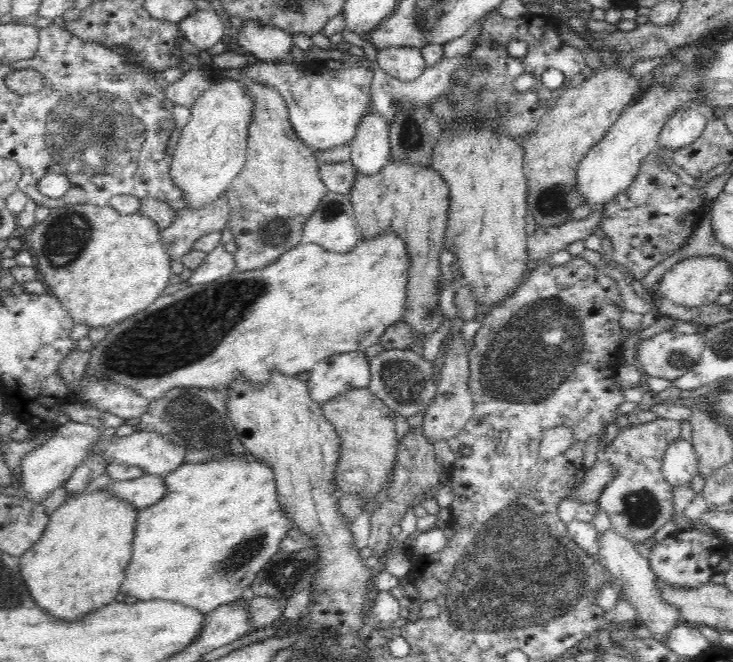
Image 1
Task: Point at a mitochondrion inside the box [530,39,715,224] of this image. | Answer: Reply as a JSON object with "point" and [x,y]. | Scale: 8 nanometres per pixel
{"point":[551,203]}

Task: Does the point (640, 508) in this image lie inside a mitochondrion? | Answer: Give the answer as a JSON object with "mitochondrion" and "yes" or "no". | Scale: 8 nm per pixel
{"mitochondrion":"yes"}

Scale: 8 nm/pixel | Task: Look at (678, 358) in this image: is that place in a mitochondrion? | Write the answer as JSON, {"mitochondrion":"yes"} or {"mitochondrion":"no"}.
{"mitochondrion":"yes"}

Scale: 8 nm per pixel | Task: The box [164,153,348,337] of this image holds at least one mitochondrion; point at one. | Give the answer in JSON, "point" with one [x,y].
{"point":[273,233]}

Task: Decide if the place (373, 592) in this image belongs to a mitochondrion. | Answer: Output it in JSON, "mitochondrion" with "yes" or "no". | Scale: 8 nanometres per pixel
{"mitochondrion":"no"}

